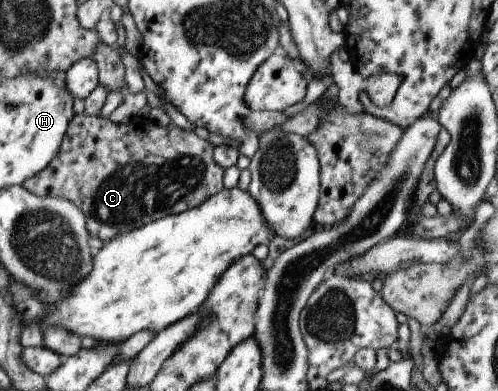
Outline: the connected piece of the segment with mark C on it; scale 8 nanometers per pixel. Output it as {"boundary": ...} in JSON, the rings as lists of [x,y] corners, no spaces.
{"boundary":[[[74,115],[57,156],[22,185],[40,197],[71,200],[85,214],[90,237],[99,238],[105,243],[164,216],[199,206],[210,196],[221,192],[224,189],[224,169],[213,160],[213,149],[213,144],[208,140],[173,124],[162,127],[151,120],[143,125],[133,122],[121,124],[101,115]]]}

